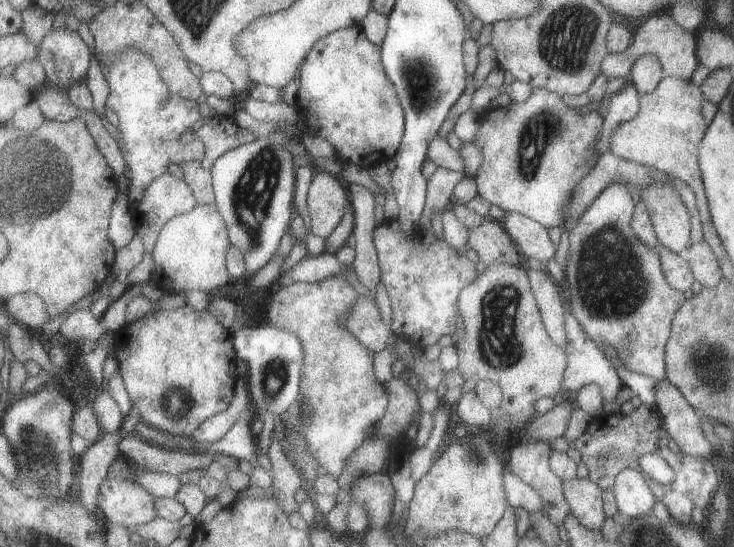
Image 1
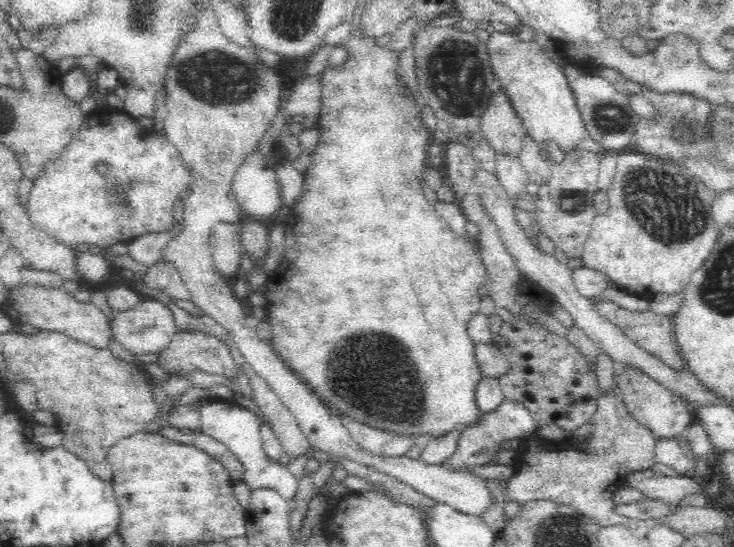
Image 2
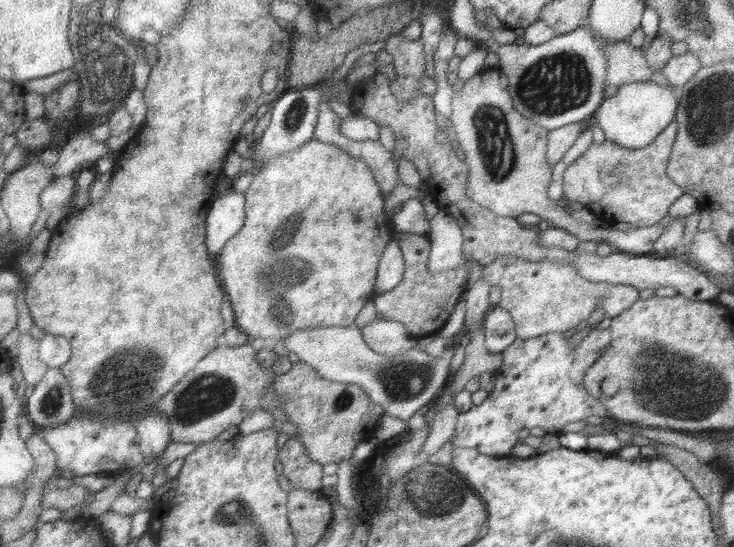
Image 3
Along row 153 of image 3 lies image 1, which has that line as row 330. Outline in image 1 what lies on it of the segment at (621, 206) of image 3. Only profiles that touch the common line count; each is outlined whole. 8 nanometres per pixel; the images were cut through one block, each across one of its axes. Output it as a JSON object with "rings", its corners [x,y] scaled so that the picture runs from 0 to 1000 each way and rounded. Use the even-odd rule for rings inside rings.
{"rings":[[[838,333],[838,336],[830,336],[802,377],[800,384],[792,391],[792,399],[783,406],[783,413],[775,424],[775,457],[772,457],[772,486],[770,486],[770,512],[775,516],[775,570],[786,581],[786,589],[794,596],[800,618],[811,622],[813,633],[819,633],[822,640],[822,629],[832,629],[846,662],[860,676],[860,680],[868,680],[868,684],[876,684],[876,687],[884,687],[884,691],[892,691],[895,698],[906,695],[906,633],[909,633],[909,622],[914,614],[914,592],[917,592],[917,578],[920,570],[925,567],[925,559],[933,552],[931,545],[931,534],[914,527],[903,505],[903,494],[901,494],[901,475],[898,475],[898,464],[887,453],[881,453],[871,435],[868,428],[860,420],[860,399],[862,399],[862,384],[865,384],[865,366],[868,366],[868,355],[862,351],[862,340],[851,336],[851,333]]]}

